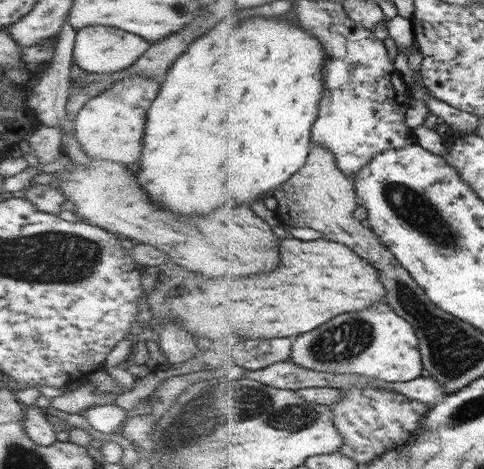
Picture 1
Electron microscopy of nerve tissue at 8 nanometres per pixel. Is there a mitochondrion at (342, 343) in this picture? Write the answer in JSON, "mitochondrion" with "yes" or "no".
{"mitochondrion":"yes"}

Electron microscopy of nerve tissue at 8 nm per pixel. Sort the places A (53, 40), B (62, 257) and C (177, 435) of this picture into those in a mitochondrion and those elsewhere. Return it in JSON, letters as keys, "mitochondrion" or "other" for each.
{"A":"other","B":"mitochondrion","C":"mitochondrion"}

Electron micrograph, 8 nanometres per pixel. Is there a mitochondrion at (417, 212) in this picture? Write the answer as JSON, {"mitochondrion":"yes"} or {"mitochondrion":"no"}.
{"mitochondrion":"yes"}

